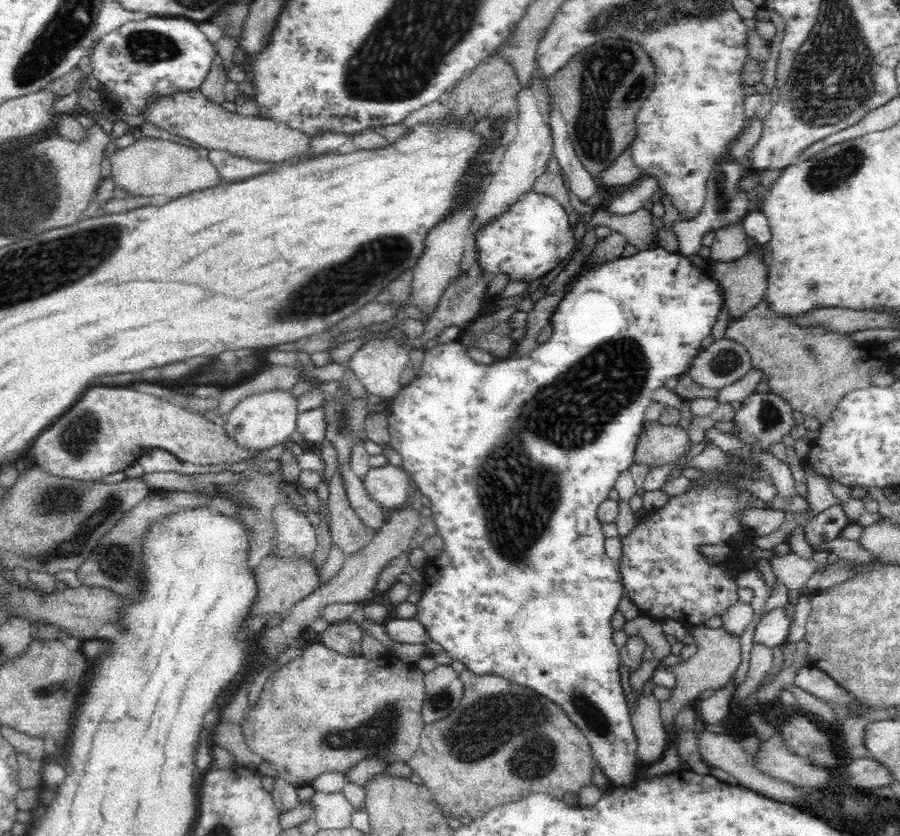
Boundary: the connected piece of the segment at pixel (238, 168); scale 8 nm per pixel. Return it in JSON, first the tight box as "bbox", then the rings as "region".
{"bbox":[208,151,279,183],"region":[[[208,151],[208,161],[214,165],[218,175],[228,182],[236,183],[279,167],[274,163],[256,163],[242,157],[236,157],[226,151]]]}

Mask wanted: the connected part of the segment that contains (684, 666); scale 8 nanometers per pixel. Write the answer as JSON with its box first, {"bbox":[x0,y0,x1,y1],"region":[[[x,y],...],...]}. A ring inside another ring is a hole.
{"bbox":[660,625,740,744],"region":[[[706,625],[687,627],[689,634],[693,637],[696,645],[696,652],[687,661],[671,666],[671,671],[675,674],[676,684],[671,689],[671,697],[660,703],[660,719],[662,727],[666,733],[666,744],[670,744],[673,736],[674,719],[682,707],[691,704],[698,694],[707,690],[718,690],[725,686],[736,672],[740,664],[740,636],[734,636],[724,630],[724,627],[710,629]]]}

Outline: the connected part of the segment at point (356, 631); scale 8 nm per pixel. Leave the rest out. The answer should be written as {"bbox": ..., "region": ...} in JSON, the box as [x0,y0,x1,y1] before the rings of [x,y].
{"bbox":[318,620,362,657],"region":[[[345,620],[330,623],[328,628],[318,636],[318,642],[347,657],[361,656],[362,639],[361,627],[357,623]]]}

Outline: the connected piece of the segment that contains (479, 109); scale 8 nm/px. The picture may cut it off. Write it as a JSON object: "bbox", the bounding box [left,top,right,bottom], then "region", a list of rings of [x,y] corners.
{"bbox":[443,57,518,118],"region":[[[487,57],[476,68],[464,75],[443,99],[448,117],[465,117],[475,114],[476,117],[497,117],[507,113],[508,117],[516,118],[518,115],[517,94],[518,77],[512,66],[504,59]]]}

